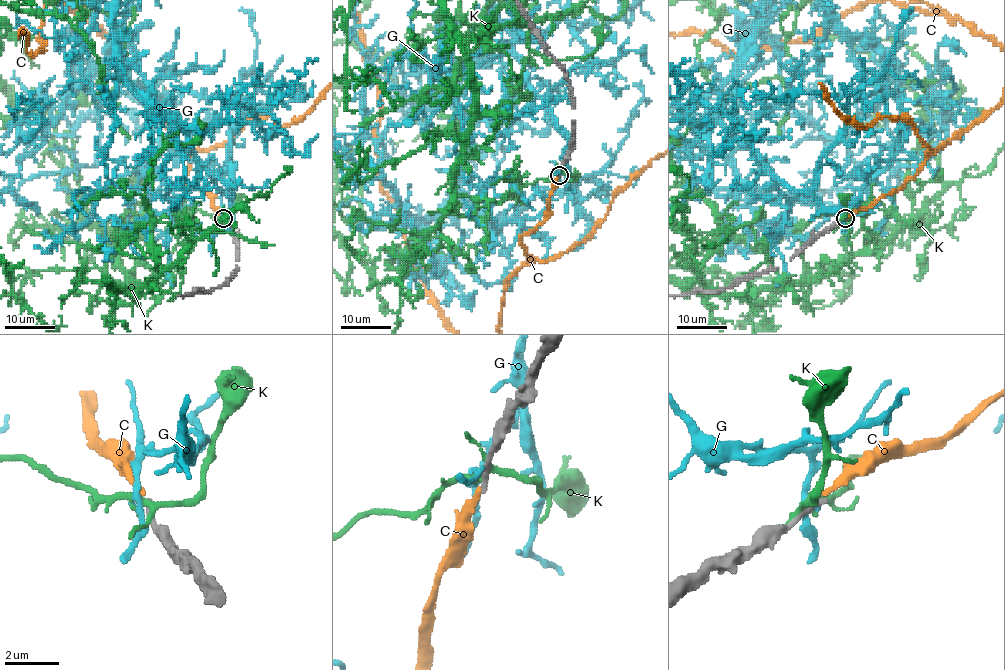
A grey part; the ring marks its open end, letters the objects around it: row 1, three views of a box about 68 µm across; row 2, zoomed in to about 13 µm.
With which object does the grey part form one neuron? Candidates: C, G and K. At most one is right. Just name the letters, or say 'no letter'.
C

